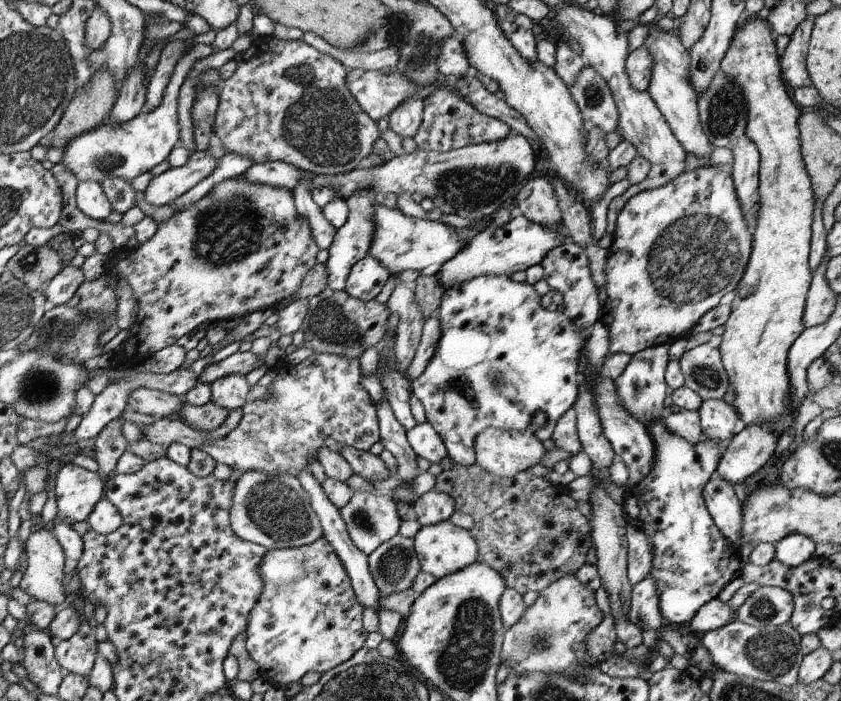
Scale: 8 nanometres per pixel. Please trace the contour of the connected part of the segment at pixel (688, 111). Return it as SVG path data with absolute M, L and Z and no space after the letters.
M655 25L650 26L650 32L646 37L644 46L653 58L651 79L646 92L656 103L658 110L667 120L669 127L676 135L678 142L684 147L684 150L687 153L696 154L699 158L704 157L708 159L714 147L704 134L699 119L698 96L689 81L691 65L689 52L680 42L676 33L664 31Z

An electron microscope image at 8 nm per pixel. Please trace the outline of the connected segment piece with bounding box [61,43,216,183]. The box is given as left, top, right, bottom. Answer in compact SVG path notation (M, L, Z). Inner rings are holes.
M196 43L188 49L176 63L170 82L165 88L165 94L158 108L149 113L140 113L132 120L123 123L109 123L108 118L102 124L89 131L71 138L63 150L62 164L74 173L78 182L96 181L101 183L105 178L121 178L126 182L133 180L139 174L150 171L156 164L168 160L170 151L180 145L178 130L178 93L180 86L200 58L216 52L212 45Z

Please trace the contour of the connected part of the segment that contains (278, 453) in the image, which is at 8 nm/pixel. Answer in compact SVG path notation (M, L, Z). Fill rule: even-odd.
M314 351L304 361L296 364L296 374L292 364L279 363L271 368L275 377L265 399L252 399L243 408L238 426L220 440L201 446L217 463L225 464L233 470L262 471L273 475L292 474L295 477L302 471L310 471L308 458L318 460L321 449L328 449L337 455L345 447L369 451L375 442L381 440L378 408L362 382L363 372L358 359L349 359L332 353Z

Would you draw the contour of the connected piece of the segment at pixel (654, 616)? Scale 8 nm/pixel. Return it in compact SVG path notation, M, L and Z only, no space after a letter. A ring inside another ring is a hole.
M648 576L639 582L633 582L631 607L627 612L630 622L644 630L660 631L666 625L659 609L659 598L655 580Z

